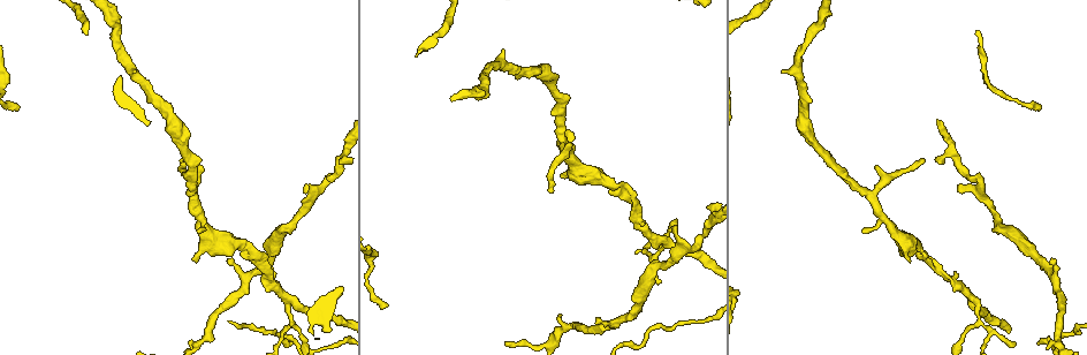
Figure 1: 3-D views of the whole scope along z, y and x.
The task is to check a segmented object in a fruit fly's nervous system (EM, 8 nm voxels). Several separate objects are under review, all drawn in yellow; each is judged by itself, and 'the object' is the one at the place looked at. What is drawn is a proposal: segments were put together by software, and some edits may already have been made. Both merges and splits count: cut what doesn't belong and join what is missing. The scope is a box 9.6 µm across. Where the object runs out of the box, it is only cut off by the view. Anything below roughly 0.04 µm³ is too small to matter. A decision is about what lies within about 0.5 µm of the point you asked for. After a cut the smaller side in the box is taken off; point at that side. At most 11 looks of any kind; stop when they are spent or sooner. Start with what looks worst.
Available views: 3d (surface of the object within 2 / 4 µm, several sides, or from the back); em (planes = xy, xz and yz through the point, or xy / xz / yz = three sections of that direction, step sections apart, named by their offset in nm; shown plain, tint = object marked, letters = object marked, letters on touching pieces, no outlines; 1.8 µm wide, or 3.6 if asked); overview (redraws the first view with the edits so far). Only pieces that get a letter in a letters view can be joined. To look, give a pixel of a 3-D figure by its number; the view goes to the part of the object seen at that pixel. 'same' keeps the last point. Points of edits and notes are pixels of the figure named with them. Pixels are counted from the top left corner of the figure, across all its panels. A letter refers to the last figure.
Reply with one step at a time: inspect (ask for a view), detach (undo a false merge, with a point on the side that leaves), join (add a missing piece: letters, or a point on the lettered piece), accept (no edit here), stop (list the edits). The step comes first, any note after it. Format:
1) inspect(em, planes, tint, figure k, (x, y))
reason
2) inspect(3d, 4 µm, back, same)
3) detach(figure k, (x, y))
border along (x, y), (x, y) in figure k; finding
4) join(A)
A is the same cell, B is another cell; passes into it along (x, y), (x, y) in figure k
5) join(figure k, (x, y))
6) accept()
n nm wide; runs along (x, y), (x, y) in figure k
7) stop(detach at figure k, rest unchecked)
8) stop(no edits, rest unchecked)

inspect(3d, 4 µm, figure 1, (287, 301))
three-way junction

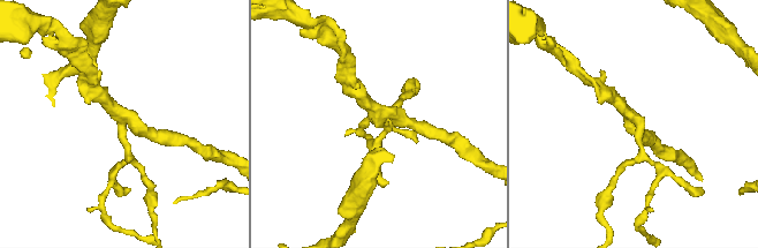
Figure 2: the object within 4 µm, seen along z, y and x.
inspect(em, planes, letters, figure 2, (123, 118))
3 arms

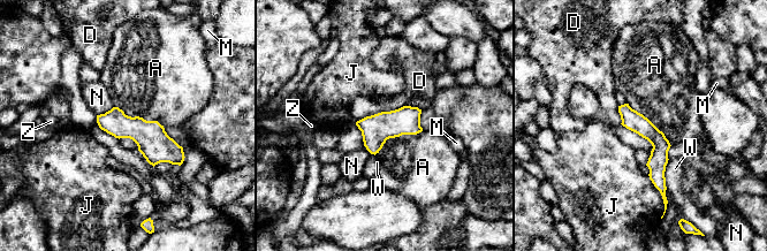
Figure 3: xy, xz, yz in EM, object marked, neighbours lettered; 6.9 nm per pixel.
accept()
140 nm wide; A, D, J, M, N, W and Z are other cells; border along (423, 130), (389, 137), (374, 154) in figure 3; one neuron here

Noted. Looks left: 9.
inspect(3d, 4 µm, figure 1, (304, 188))
an open end

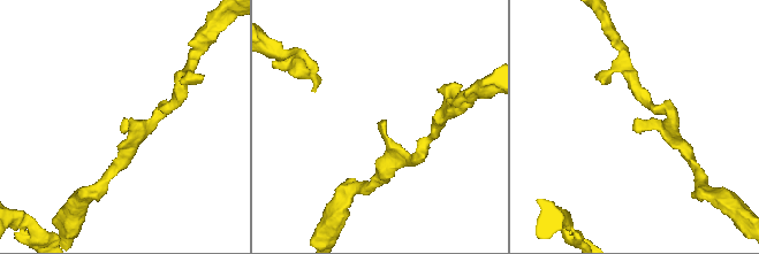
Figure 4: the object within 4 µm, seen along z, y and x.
inspect(em, xz, step 4, tint, figure 4, (382, 122))
now the EM

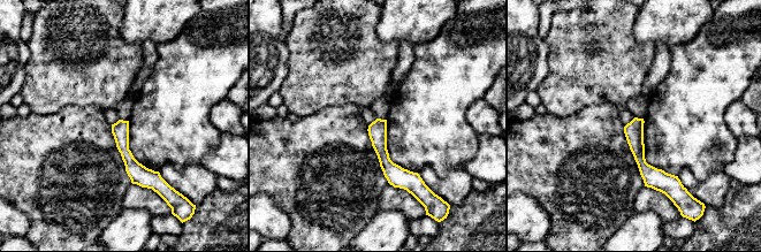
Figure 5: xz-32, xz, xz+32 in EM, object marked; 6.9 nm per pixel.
inspect(em, planes, letters, same)

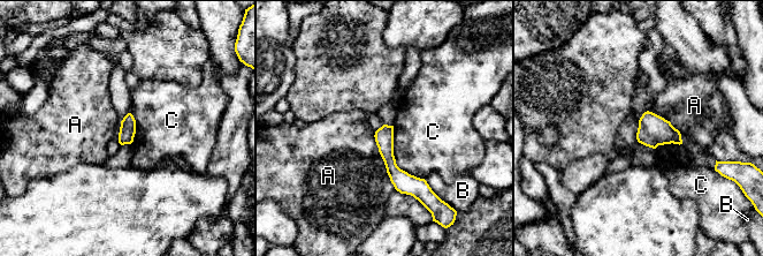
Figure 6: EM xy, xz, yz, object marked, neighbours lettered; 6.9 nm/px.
accept()
A touches over 440 nm; A, B and C are other cells; border along (393, 126), (395, 163), (424, 179) in figure 6; none of them fits

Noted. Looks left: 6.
inspect(3d, 2 µm, figure 1, (548, 188))
thin end

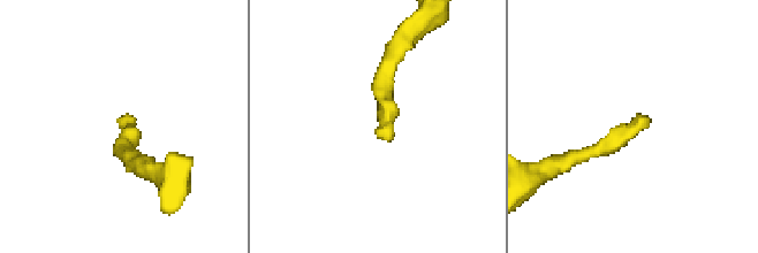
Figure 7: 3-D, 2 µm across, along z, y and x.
inspect(em, planes, letters, figure 7, (379, 132))
now the EM

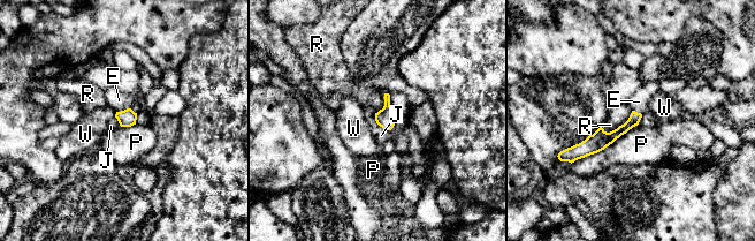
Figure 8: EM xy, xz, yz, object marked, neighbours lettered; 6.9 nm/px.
join(E)
E is the same cell, J, P, R and W are other cells; passes into it along (127, 118), (123, 111), (119, 100) in figure 8; the neuron continues

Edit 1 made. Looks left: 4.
inspect(overview)
see it whole again

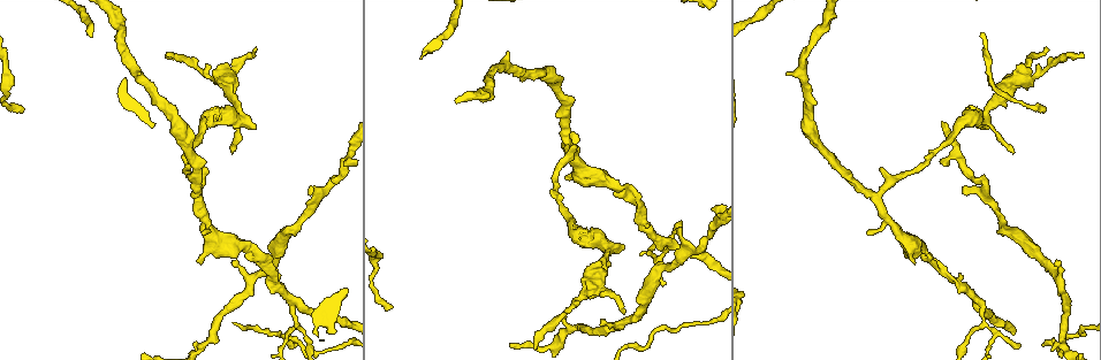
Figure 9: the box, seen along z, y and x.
inspect(3d, 4 µm, figure 9, (536, 348))
thin end

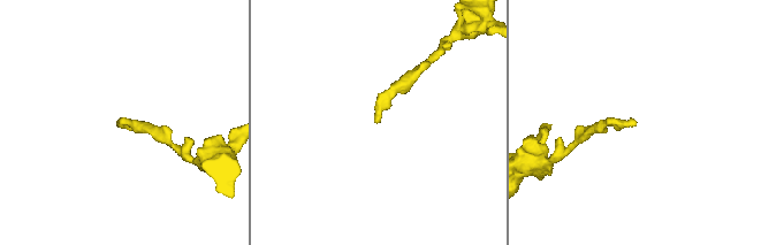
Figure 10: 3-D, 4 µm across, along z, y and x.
inspect(em, planes, letters, figure 10, (377, 119))

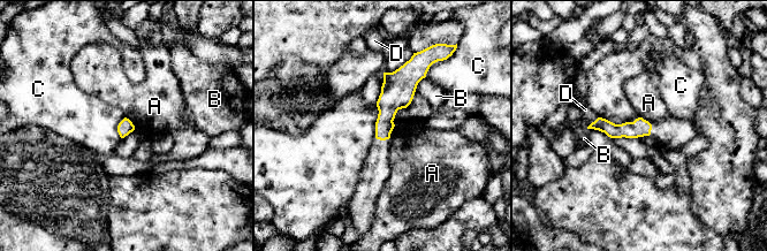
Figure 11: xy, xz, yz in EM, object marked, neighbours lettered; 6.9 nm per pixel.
accept()
A, B, C and D are other cells; border along (599, 116), (615, 123), (639, 118) in figure 11; none of them fits

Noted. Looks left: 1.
stop(join at figure 8, rest unchecked)

